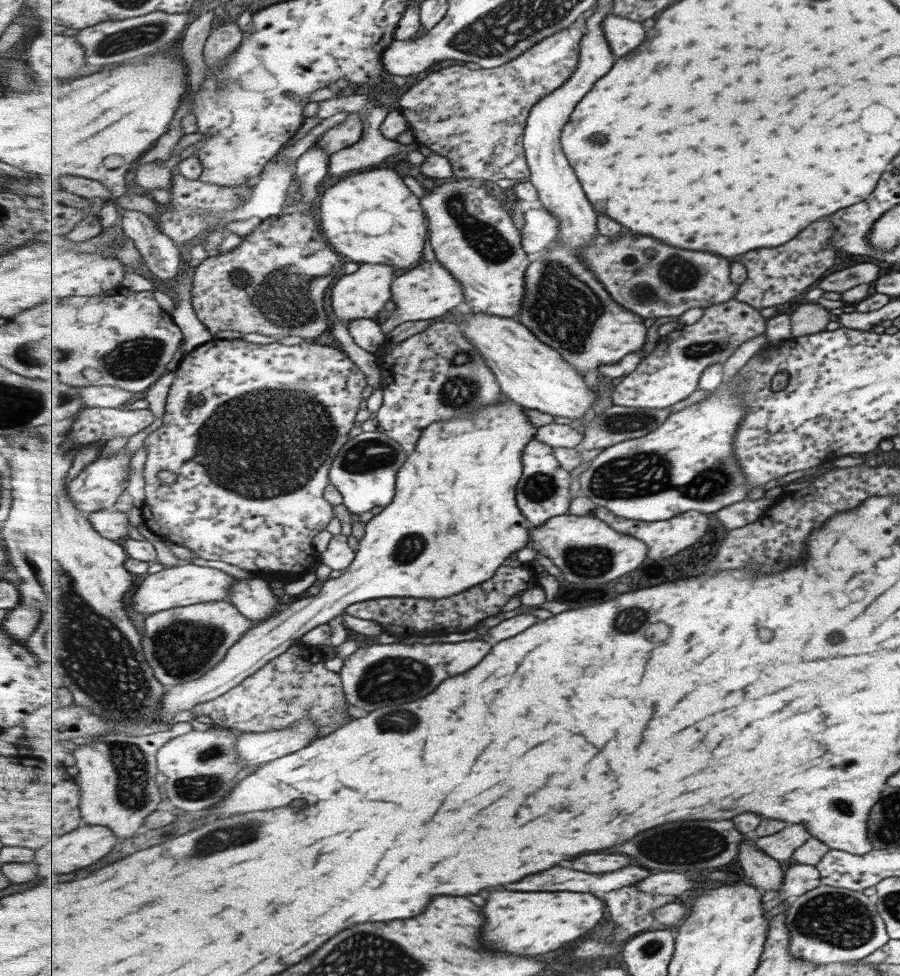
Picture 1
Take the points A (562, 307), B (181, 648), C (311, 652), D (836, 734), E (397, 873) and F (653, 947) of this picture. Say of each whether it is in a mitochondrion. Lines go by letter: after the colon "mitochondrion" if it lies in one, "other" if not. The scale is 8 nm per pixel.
A: mitochondrion
B: mitochondrion
C: other
D: other
E: other
F: mitochondrion

